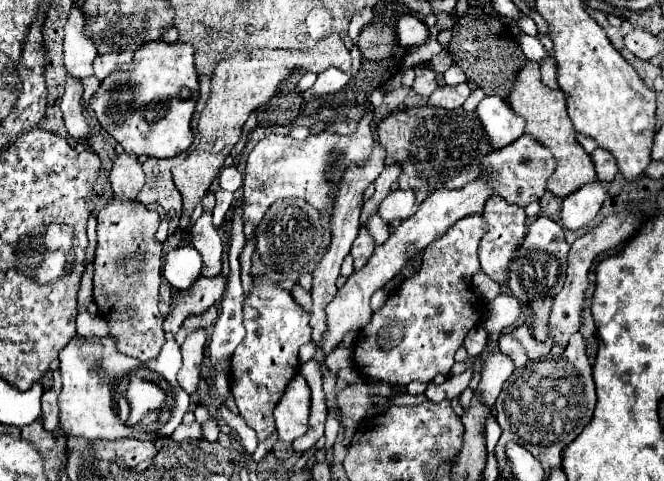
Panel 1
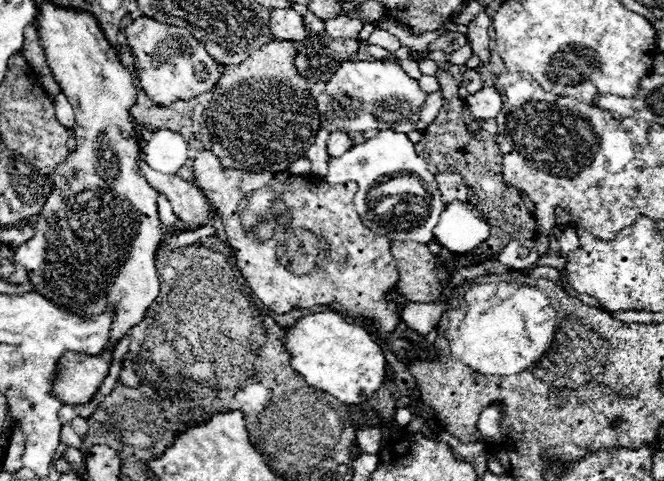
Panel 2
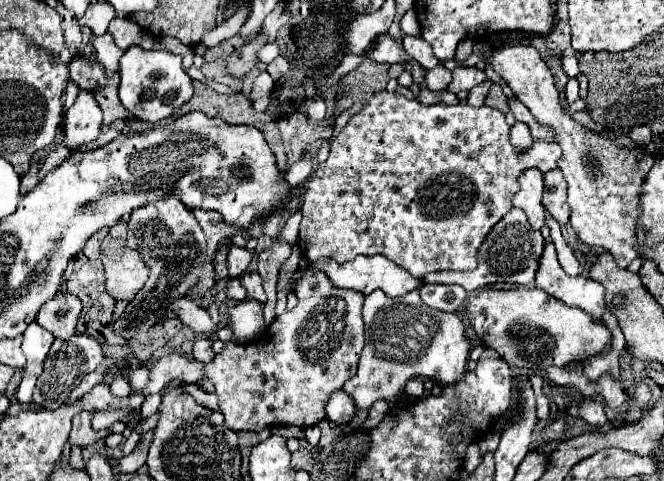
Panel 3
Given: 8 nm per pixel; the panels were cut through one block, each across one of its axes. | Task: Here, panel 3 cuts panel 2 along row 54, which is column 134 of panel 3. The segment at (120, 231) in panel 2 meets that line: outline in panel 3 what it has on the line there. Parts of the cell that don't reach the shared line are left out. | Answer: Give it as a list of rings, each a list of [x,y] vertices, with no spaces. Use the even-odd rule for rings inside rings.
[[[130,46],[120,58],[120,102],[126,110],[130,110],[142,122],[158,122],[174,114],[176,108],[186,104],[192,98],[192,80],[182,70],[182,58],[164,50],[142,50],[140,46]]]

